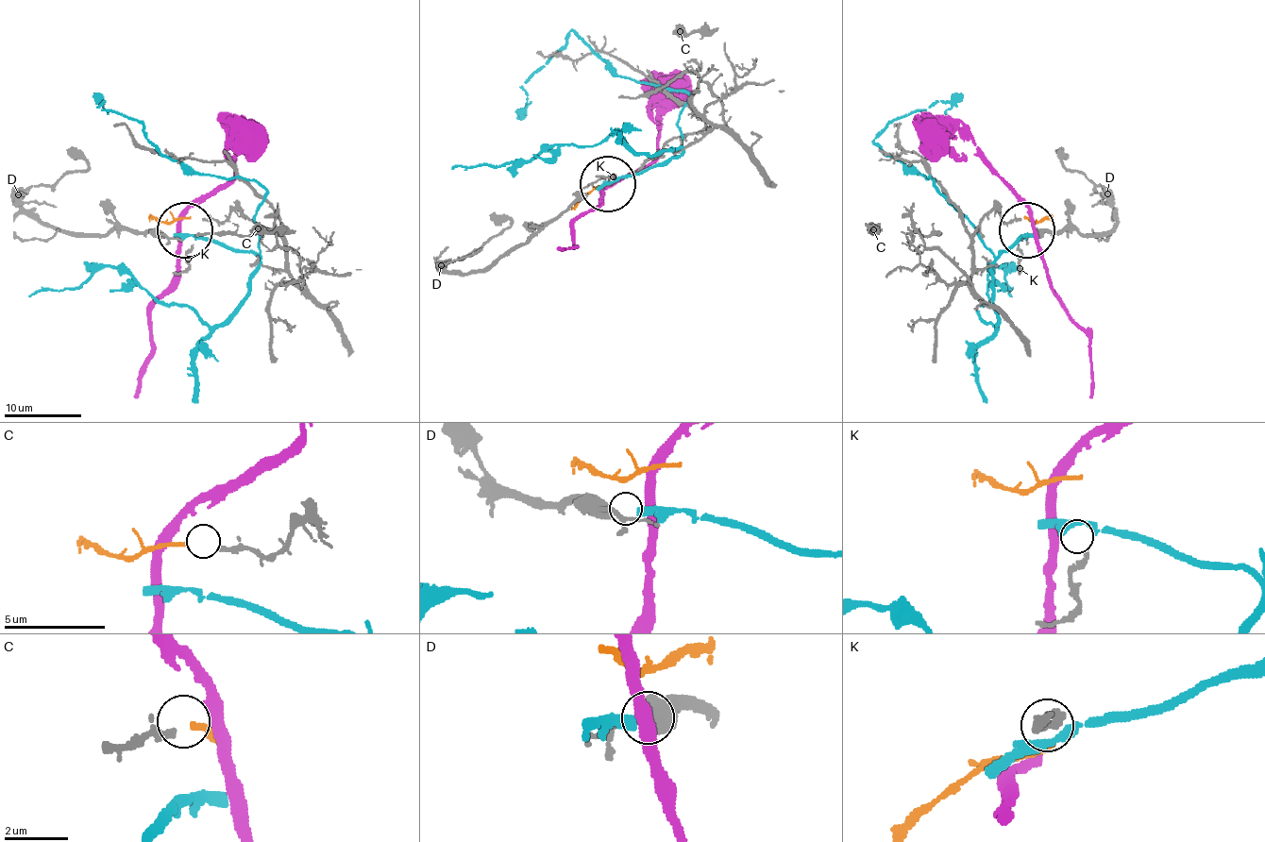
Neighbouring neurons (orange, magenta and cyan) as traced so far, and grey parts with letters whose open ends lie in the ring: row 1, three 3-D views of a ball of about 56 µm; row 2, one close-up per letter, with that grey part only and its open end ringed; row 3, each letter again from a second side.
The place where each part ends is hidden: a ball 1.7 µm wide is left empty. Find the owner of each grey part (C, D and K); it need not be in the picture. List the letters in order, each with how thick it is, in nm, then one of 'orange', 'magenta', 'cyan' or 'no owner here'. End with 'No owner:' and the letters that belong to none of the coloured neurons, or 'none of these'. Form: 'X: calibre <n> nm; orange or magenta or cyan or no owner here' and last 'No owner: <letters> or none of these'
C: calibre 200 nm; orange
D: calibre 600 nm; cyan
K: calibre 220 nm; no owner here
No owner: K

